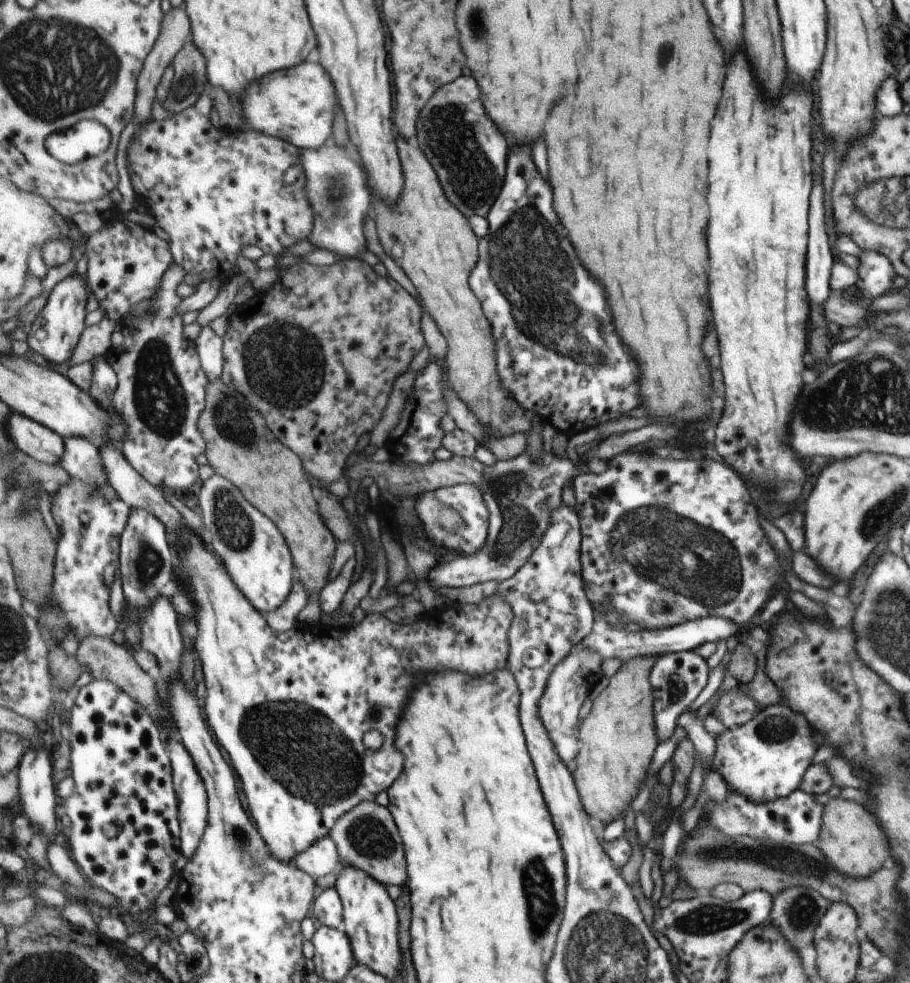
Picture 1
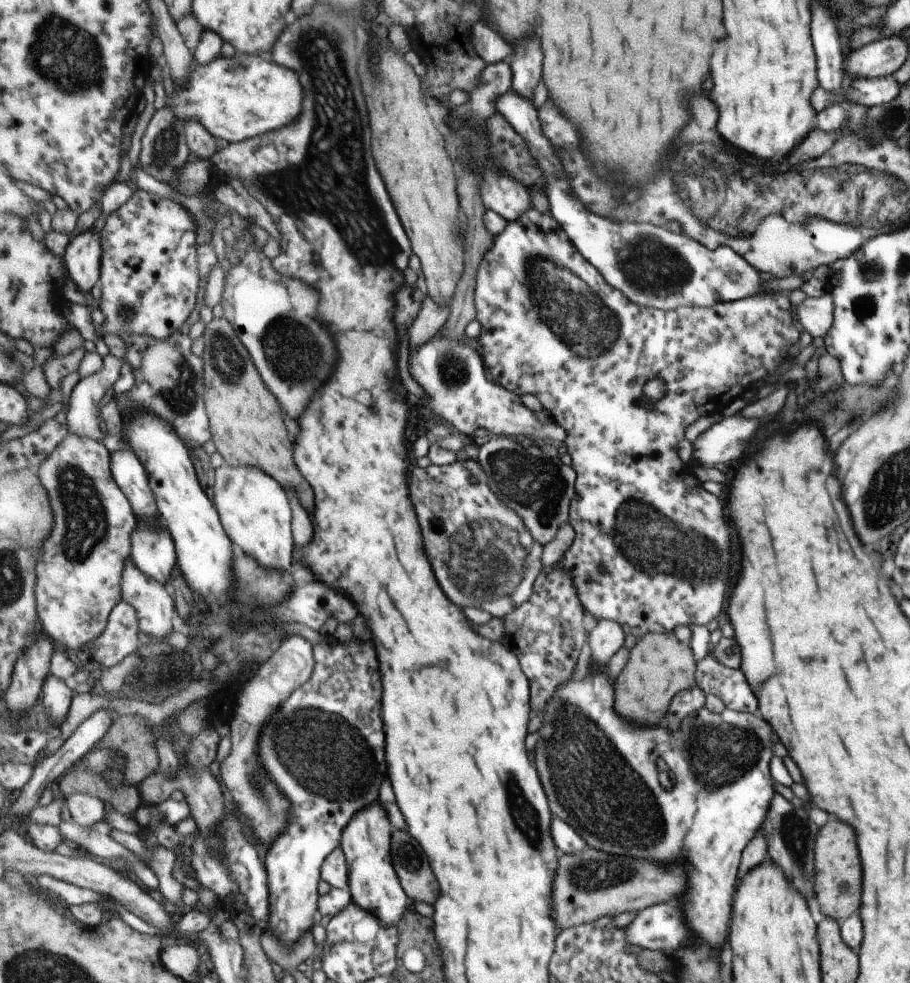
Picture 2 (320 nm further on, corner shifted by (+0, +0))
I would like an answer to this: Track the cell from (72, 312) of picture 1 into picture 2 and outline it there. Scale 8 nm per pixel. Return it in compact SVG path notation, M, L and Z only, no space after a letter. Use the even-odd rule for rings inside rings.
M83 231L69 240L64 252L72 284L89 290L102 278L104 248L101 232Z

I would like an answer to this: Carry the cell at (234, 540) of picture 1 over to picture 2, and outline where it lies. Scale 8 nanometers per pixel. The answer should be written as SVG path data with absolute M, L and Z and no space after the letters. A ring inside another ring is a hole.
M225 466L216 469L216 483L214 486L214 503L222 517L223 526L226 528L233 542L237 543L246 553L253 555L262 565L269 568L291 571L294 568L294 541L293 508L290 497L284 486L268 472L258 466Z

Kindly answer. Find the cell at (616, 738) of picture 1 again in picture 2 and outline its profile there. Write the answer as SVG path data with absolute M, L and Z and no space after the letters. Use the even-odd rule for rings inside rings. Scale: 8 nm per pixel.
M673 631L645 635L636 641L627 666L617 677L615 708L639 725L658 726L659 719L666 715L674 696L695 685L696 667L690 646L677 640Z

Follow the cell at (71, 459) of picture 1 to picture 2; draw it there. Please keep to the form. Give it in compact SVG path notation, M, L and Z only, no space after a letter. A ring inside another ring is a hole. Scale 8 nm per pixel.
M108 353L103 357L102 369L80 379L69 400L68 427L71 433L91 437L101 442L105 435L103 421L99 419L101 400L113 390L121 378L123 361Z

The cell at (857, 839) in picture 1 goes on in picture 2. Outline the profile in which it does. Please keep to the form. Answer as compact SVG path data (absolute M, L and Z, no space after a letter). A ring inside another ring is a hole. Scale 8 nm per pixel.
M827 822L818 828L812 846L814 866L813 896L817 900L821 914L841 922L859 908L859 892L861 892L861 864L855 848L853 830L839 822ZM835 846L835 852L833 848Z

